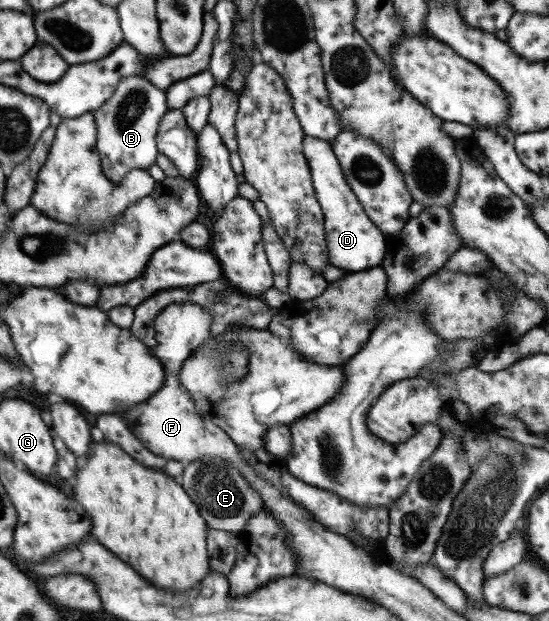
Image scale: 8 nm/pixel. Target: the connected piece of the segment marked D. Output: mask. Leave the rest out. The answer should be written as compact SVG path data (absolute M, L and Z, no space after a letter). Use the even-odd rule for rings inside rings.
M303 134L301 150L308 164L311 184L323 215L328 261L345 272L362 271L380 265L386 252L386 235L368 219L363 207L348 187L338 160L326 140Z

